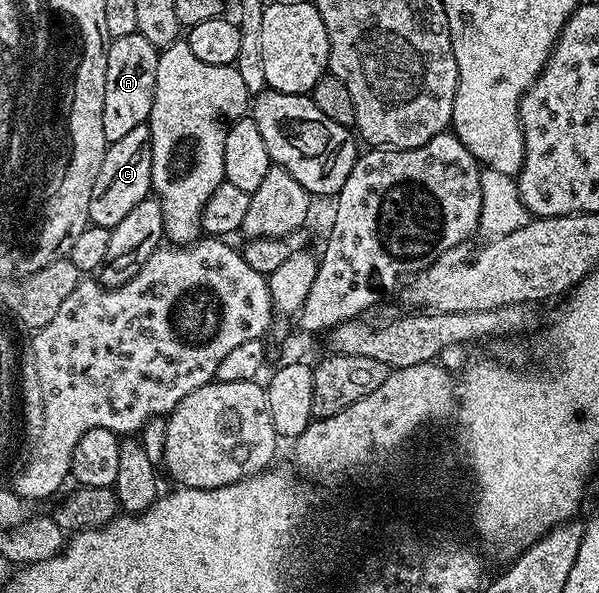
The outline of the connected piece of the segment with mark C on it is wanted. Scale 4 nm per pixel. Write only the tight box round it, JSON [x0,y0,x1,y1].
[90,124,152,228]

